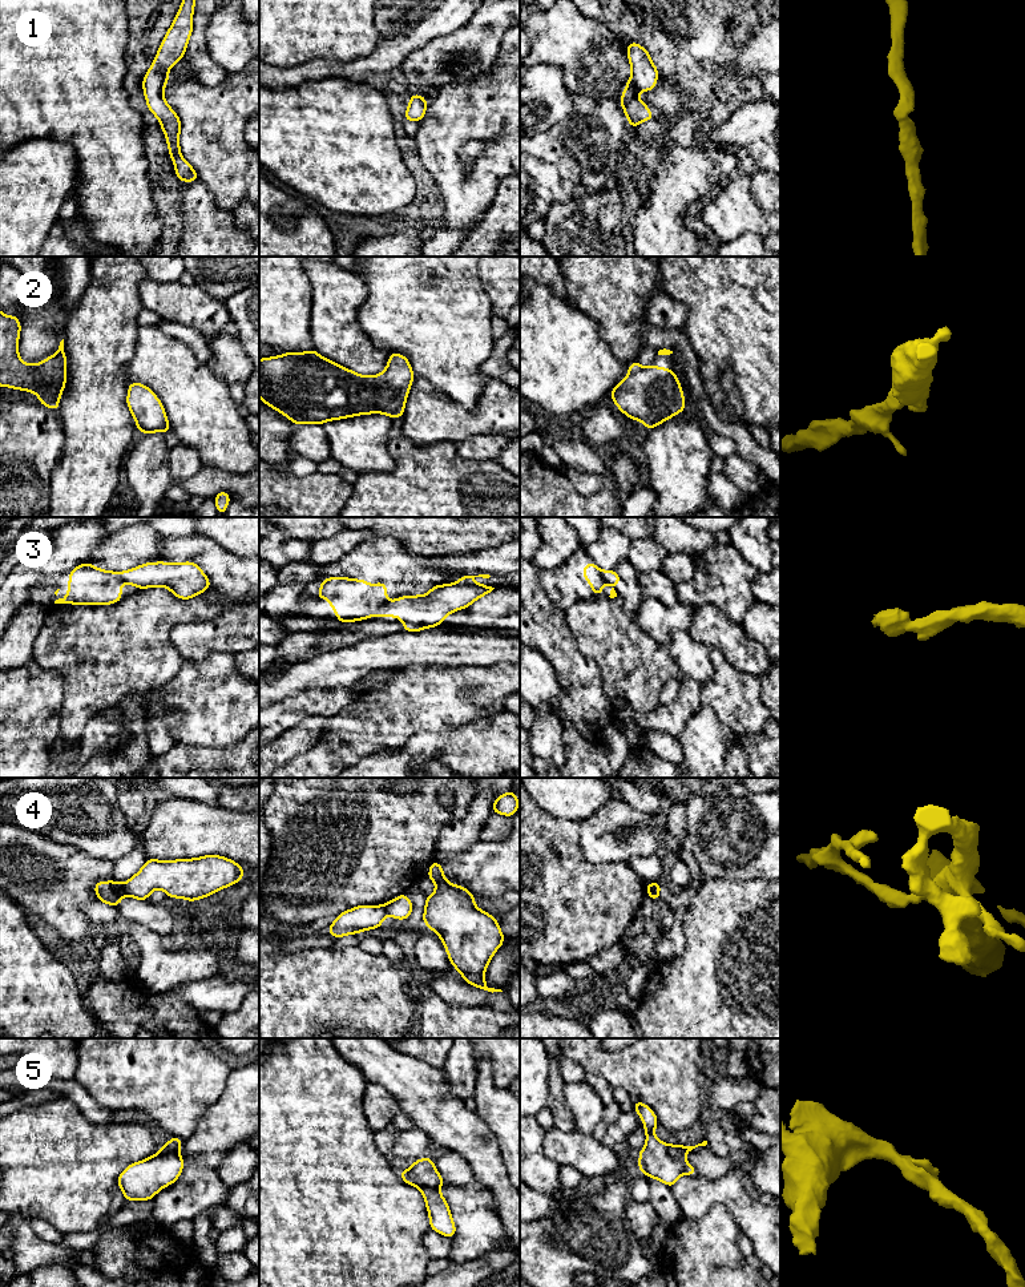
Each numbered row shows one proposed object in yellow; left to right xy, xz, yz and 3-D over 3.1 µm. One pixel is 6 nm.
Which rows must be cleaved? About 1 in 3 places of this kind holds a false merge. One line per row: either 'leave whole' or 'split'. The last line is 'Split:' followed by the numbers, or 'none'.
1: leave whole
2: leave whole
3: split
4: split
5: leave whole
Split: 3, 4

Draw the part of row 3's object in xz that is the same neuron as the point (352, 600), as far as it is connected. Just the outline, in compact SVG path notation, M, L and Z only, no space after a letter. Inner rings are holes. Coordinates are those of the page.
M330 577L320 582L318 600L330 598L335 617L346 624L367 620L378 614L387 602L386 582L370 585L366 580Z

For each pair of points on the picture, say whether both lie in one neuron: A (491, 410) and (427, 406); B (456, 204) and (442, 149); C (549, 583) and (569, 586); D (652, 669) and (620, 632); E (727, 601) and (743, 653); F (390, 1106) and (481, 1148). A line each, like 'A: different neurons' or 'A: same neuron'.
A: same neuron
B: same neuron
C: same neuron
D: same neuron
E: different neurons
F: different neurons

